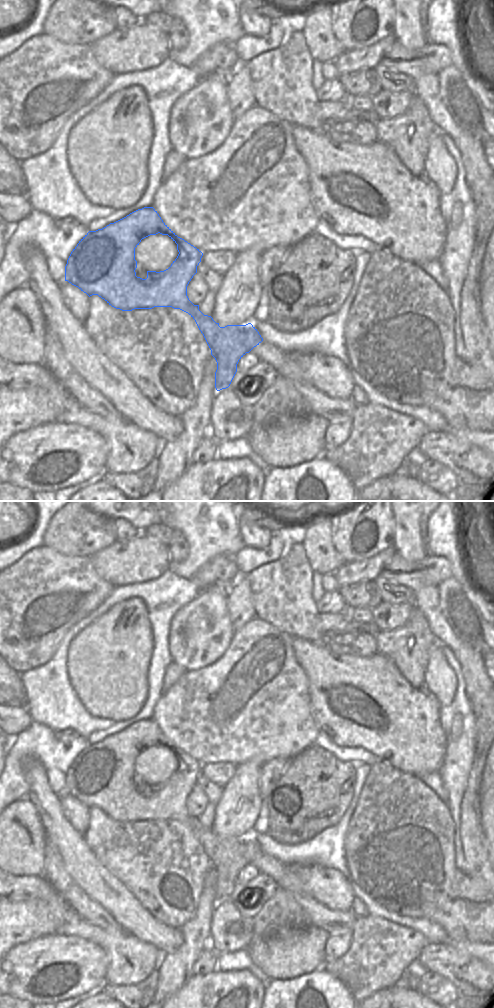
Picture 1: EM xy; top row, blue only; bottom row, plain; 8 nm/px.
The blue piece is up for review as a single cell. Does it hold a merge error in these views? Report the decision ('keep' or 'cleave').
keep

